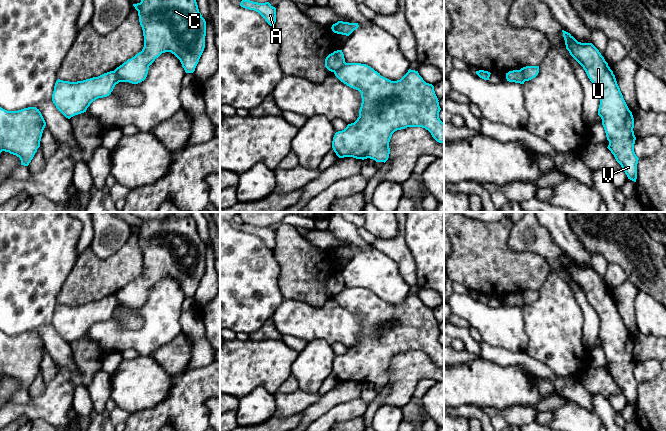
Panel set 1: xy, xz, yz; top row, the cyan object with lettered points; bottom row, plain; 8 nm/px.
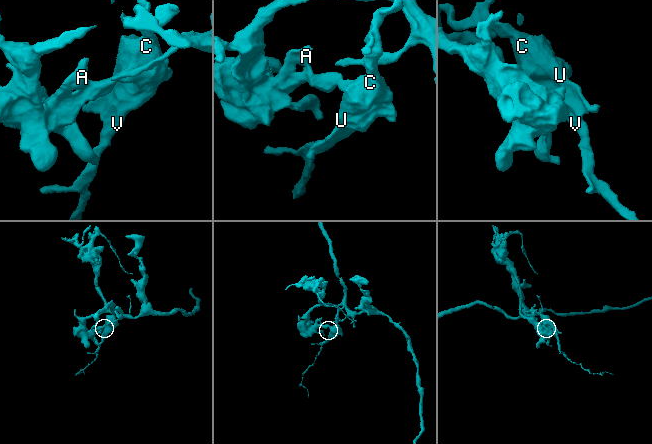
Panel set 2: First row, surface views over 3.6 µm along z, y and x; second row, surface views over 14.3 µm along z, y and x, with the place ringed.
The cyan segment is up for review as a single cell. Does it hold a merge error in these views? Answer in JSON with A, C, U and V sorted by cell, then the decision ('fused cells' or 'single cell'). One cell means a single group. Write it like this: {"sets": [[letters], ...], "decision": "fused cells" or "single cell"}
{"sets": [["A"], ["C", "U", "V"]], "decision": "fused cells"}

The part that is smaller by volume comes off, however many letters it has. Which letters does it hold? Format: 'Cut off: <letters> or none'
Cut off: C, U, V

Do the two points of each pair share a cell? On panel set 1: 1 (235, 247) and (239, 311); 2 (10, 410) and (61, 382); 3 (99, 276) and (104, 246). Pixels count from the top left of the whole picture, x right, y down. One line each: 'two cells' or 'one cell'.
1: one cell
2: one cell
3: two cells

